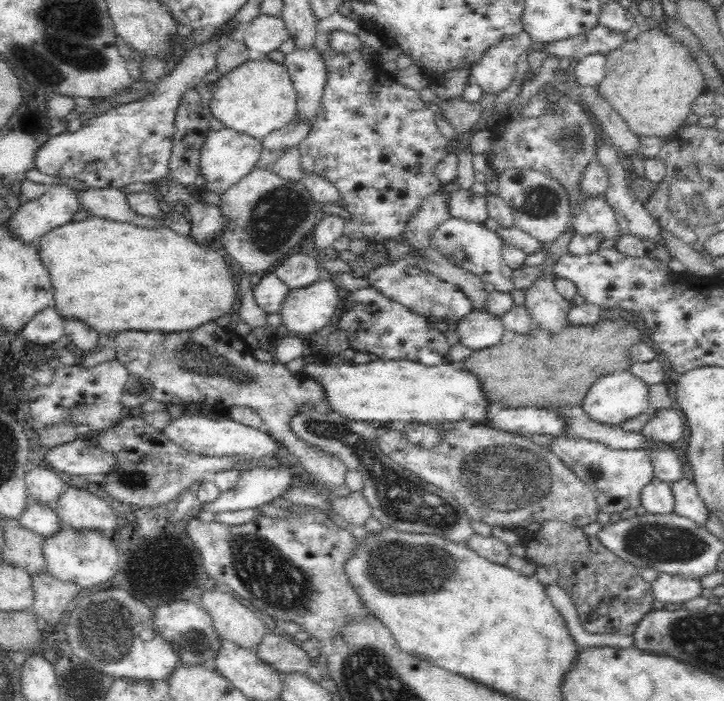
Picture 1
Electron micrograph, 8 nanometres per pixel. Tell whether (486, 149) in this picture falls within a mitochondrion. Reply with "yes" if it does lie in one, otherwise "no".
no

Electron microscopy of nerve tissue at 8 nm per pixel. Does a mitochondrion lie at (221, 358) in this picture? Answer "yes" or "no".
yes

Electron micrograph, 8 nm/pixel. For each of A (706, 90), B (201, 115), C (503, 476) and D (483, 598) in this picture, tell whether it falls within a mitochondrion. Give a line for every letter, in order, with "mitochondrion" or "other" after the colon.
A: other
B: other
C: mitochondrion
D: other

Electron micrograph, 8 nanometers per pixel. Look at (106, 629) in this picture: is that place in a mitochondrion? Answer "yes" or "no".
yes

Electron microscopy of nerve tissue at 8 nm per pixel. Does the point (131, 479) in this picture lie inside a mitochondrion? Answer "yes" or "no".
yes

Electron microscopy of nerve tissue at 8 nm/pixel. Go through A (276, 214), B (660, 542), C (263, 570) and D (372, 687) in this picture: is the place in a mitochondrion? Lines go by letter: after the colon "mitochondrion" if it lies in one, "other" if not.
A: mitochondrion
B: mitochondrion
C: mitochondrion
D: mitochondrion

